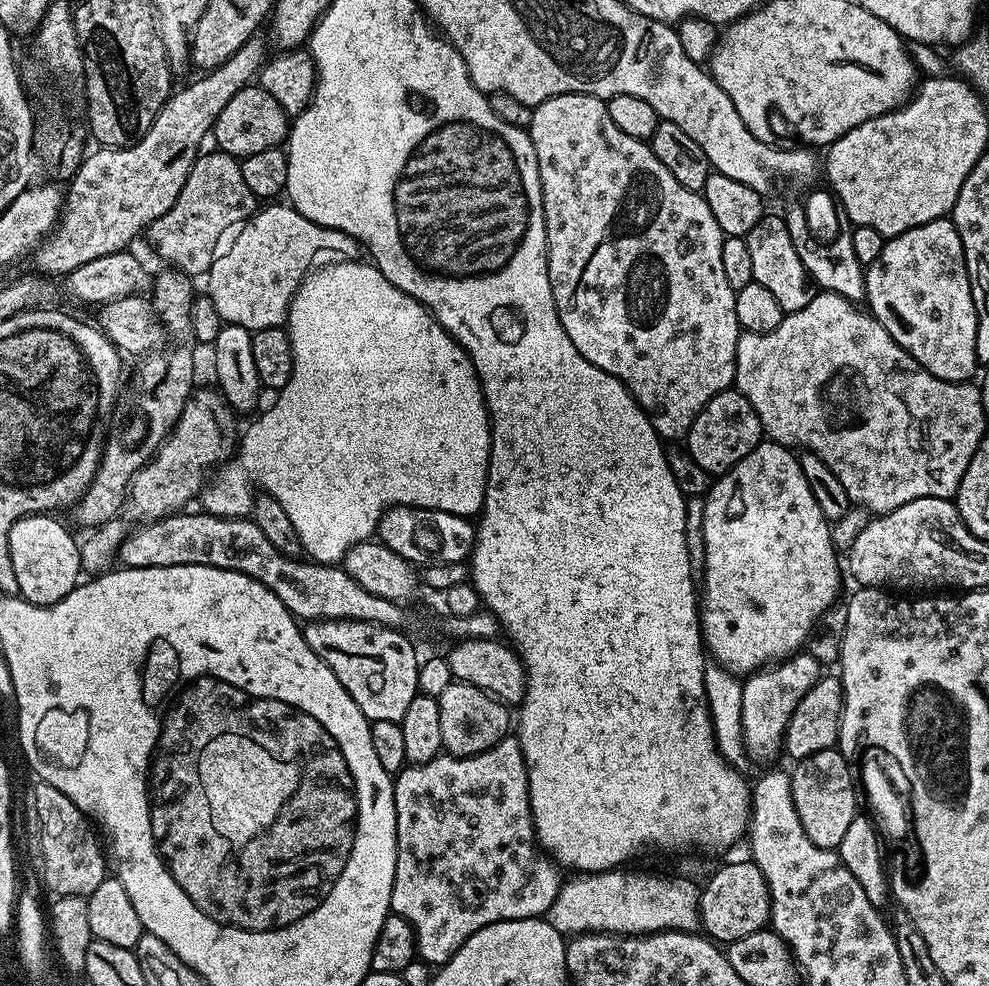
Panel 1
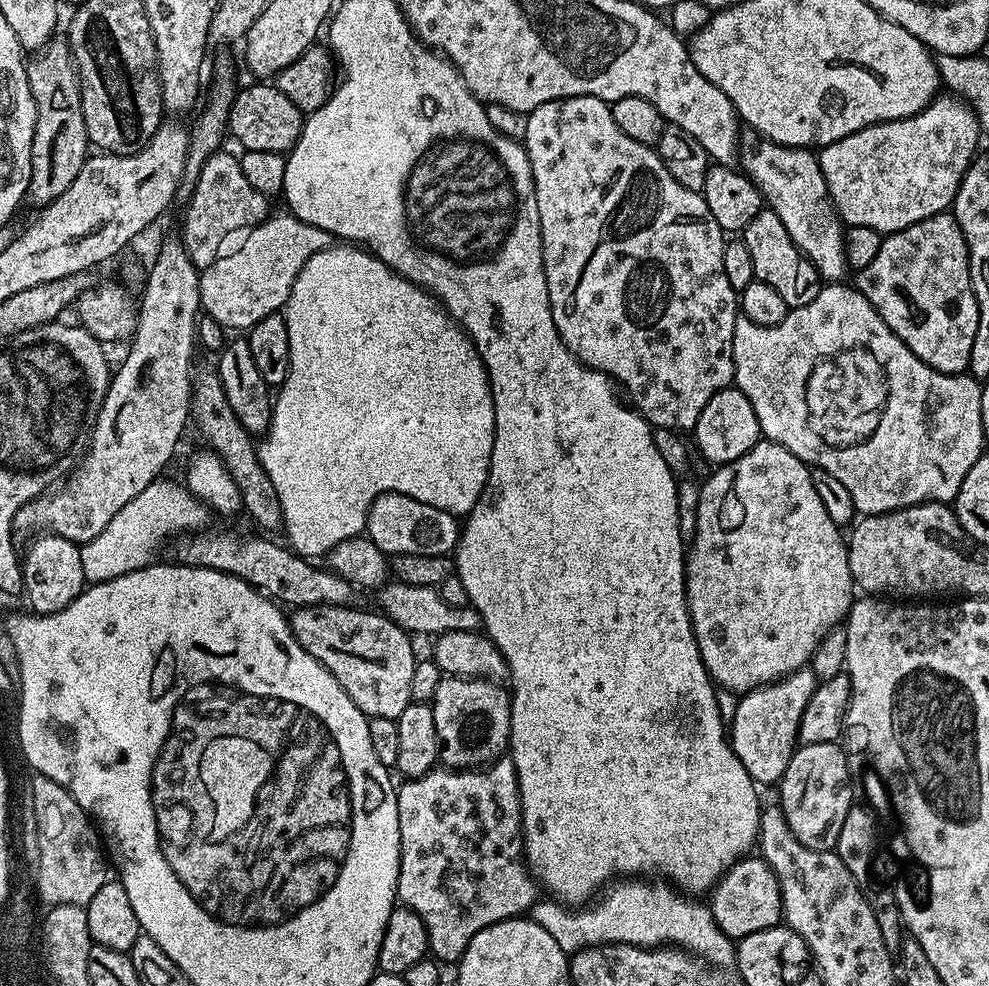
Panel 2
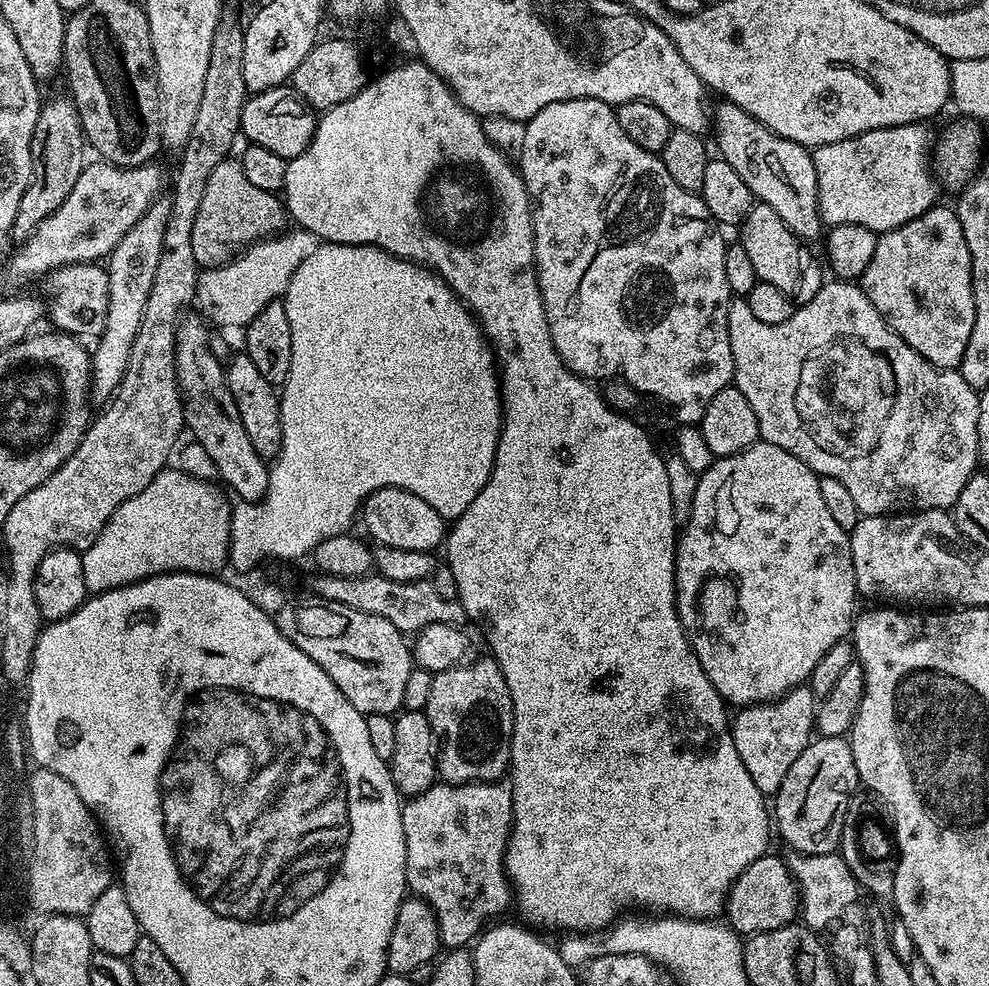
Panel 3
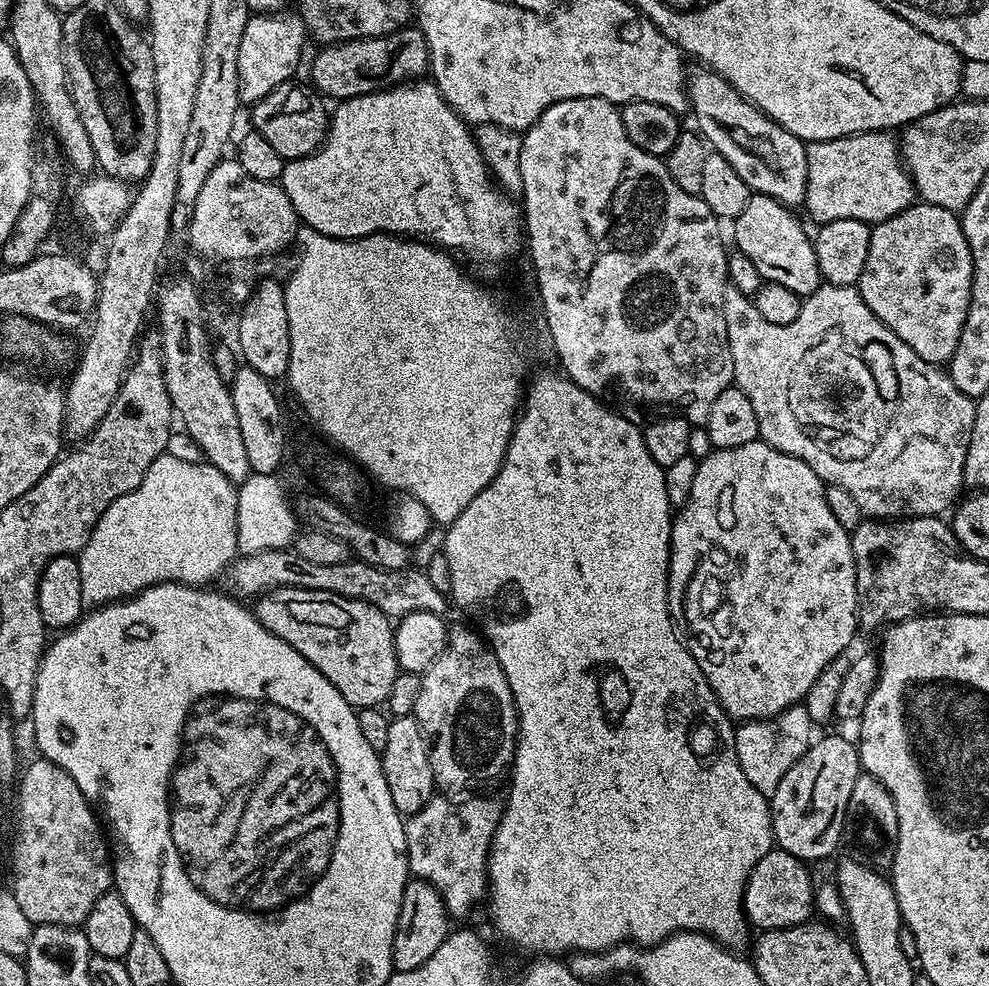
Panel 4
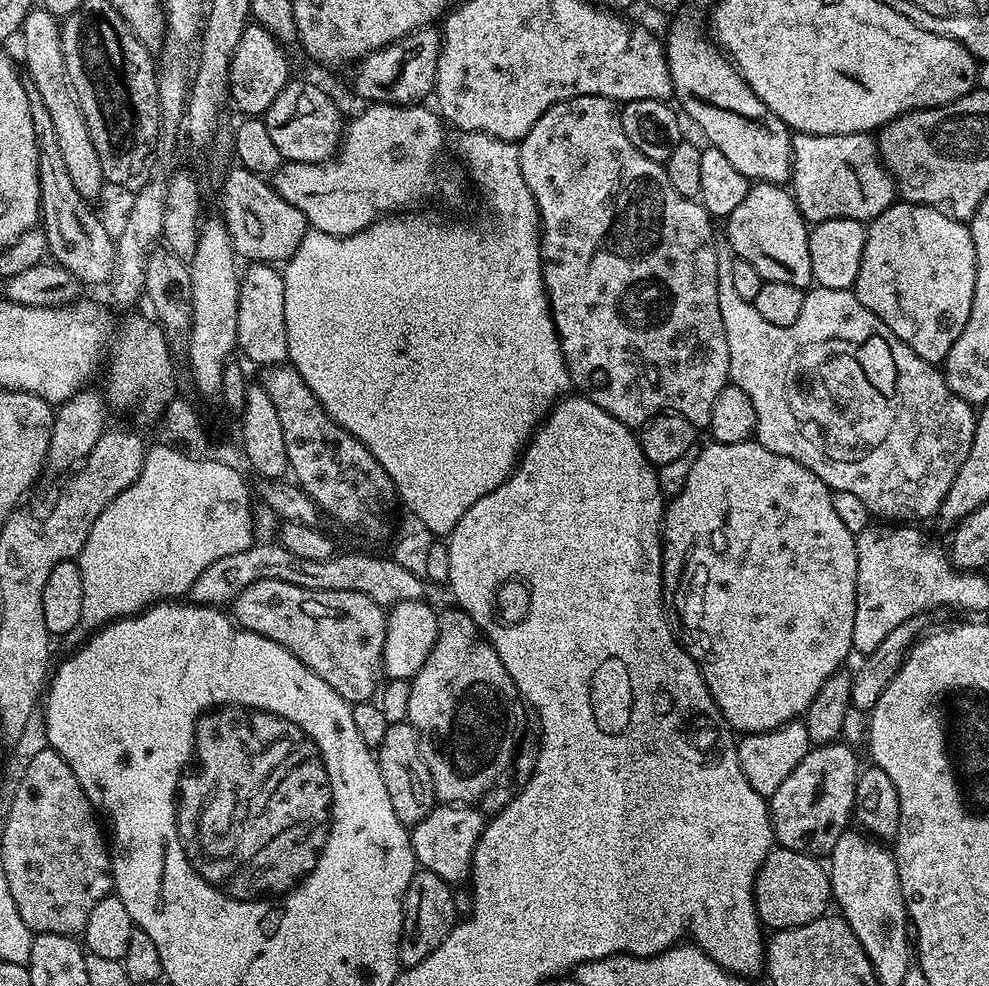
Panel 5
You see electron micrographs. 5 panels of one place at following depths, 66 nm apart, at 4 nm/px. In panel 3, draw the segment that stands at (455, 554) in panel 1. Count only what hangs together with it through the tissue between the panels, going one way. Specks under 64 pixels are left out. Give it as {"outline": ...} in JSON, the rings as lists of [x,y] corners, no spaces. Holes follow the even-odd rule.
{"outline":[[[379,488],[366,497],[362,505],[364,528],[376,539],[377,545],[398,546],[398,550],[422,550],[435,553],[436,547],[446,540],[445,517],[430,506],[430,502],[422,502],[418,494],[410,494],[401,488]]]}

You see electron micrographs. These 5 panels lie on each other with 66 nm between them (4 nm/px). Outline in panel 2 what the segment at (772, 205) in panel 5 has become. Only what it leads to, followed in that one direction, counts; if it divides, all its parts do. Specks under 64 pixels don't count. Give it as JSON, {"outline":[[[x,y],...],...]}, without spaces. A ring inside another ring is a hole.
{"outline":[[[767,206],[761,208],[758,214],[754,214],[754,218],[750,218],[750,226],[744,228],[742,239],[754,261],[756,279],[766,282],[766,286],[774,286],[789,309],[801,308],[806,306],[806,302],[814,302],[822,287],[818,270],[800,254],[798,246],[794,246],[790,234],[786,234],[786,226],[782,226],[778,219],[778,214],[774,214]]]}

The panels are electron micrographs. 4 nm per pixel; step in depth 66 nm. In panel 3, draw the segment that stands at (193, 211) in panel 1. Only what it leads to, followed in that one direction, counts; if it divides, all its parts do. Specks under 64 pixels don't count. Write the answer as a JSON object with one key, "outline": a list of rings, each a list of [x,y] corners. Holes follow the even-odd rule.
{"outline":[[[239,159],[222,161],[206,178],[206,194],[202,194],[202,206],[198,206],[198,218],[194,218],[192,245],[197,265],[206,269],[225,263],[241,246],[277,235],[285,227],[284,220],[286,208],[277,193],[258,190],[258,186],[246,182]]]}

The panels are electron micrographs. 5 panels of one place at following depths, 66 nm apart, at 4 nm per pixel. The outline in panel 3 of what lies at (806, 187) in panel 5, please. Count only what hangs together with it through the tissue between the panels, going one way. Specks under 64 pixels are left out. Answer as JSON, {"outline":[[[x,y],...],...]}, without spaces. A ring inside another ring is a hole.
{"outline":[[[921,122],[919,124],[903,124],[902,126],[890,126],[889,128],[879,128],[858,134],[854,138],[846,138],[842,142],[830,142],[817,148],[811,149],[812,161],[814,162],[814,174],[818,174],[818,206],[820,207],[820,218],[825,225],[834,224],[861,224],[866,226],[871,232],[877,234],[889,232],[930,210],[936,203],[937,181],[934,179],[933,169],[930,167],[930,149],[934,144],[933,133],[928,133],[929,125]]]}

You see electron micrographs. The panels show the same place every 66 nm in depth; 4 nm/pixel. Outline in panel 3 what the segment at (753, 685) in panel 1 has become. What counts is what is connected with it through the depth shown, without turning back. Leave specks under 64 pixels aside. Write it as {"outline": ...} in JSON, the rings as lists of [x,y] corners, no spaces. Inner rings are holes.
{"outline":[[[801,686],[790,690],[778,700],[741,707],[737,711],[740,713],[731,717],[734,750],[738,750],[742,766],[746,766],[754,786],[758,786],[758,790],[766,798],[775,797],[790,766],[794,766],[798,759],[798,754],[802,754],[802,750],[806,750],[806,746],[812,743],[817,707],[818,697],[811,687]]]}

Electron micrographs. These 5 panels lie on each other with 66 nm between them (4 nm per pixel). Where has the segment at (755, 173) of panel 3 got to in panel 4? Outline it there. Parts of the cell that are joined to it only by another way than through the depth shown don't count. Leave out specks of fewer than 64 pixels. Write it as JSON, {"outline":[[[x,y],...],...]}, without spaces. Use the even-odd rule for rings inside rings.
{"outline":[[[700,70],[687,77],[688,103],[691,115],[696,115],[695,127],[710,145],[746,182],[746,186],[762,196],[774,198],[787,208],[799,209],[806,194],[806,154],[805,141],[799,140],[790,130],[774,122],[752,104],[726,78],[711,70]]]}

